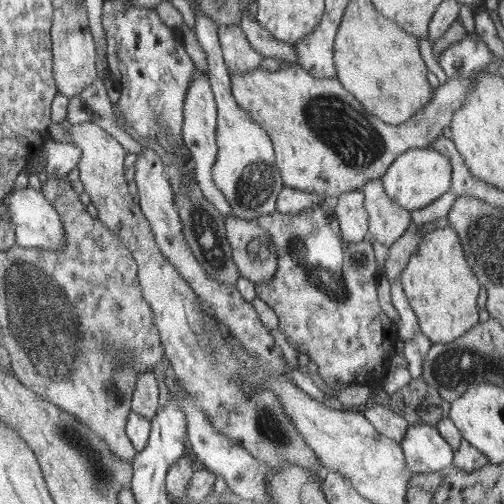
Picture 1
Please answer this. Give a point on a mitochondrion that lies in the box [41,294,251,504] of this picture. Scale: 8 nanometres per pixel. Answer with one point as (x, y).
(102, 468)

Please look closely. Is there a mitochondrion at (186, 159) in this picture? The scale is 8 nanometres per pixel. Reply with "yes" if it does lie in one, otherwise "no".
no

